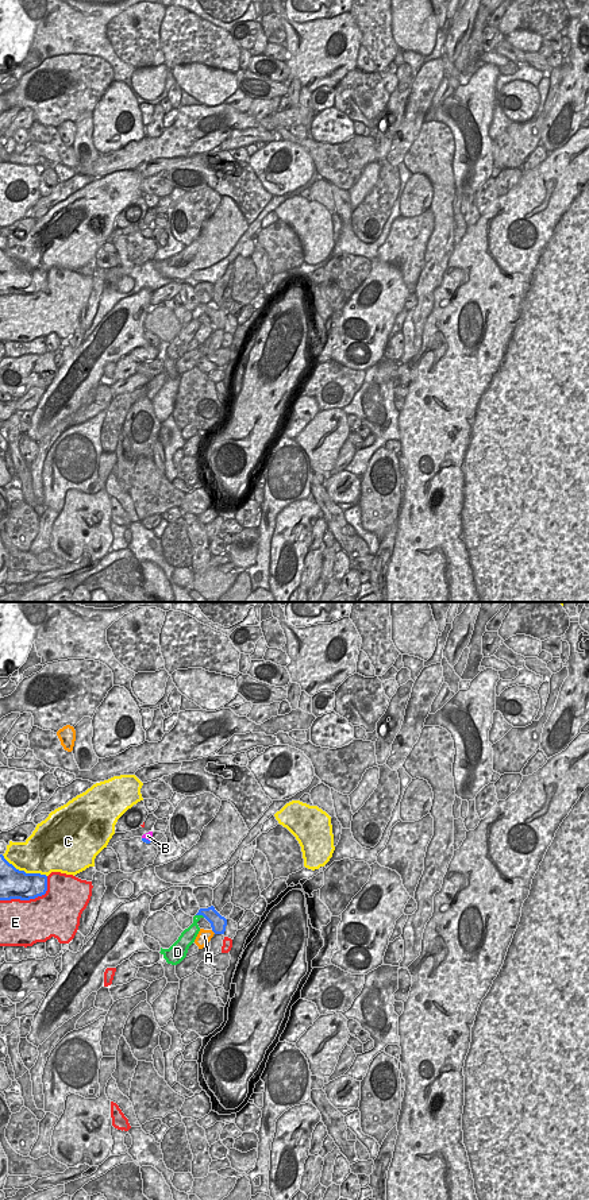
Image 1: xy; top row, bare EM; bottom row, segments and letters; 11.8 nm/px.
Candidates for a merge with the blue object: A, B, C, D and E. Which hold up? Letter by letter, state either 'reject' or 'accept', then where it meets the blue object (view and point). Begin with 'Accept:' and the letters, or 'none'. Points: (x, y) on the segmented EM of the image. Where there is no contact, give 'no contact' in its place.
Accept: none
A: reject; meets blue in xy at (214, 932)
B: reject; meets blue in xy at (145, 838)
C: reject; meets blue in xy at (23, 871)
D: reject; meets blue in xy at (200, 914)
E: reject; meets blue in xy at (30, 898)

